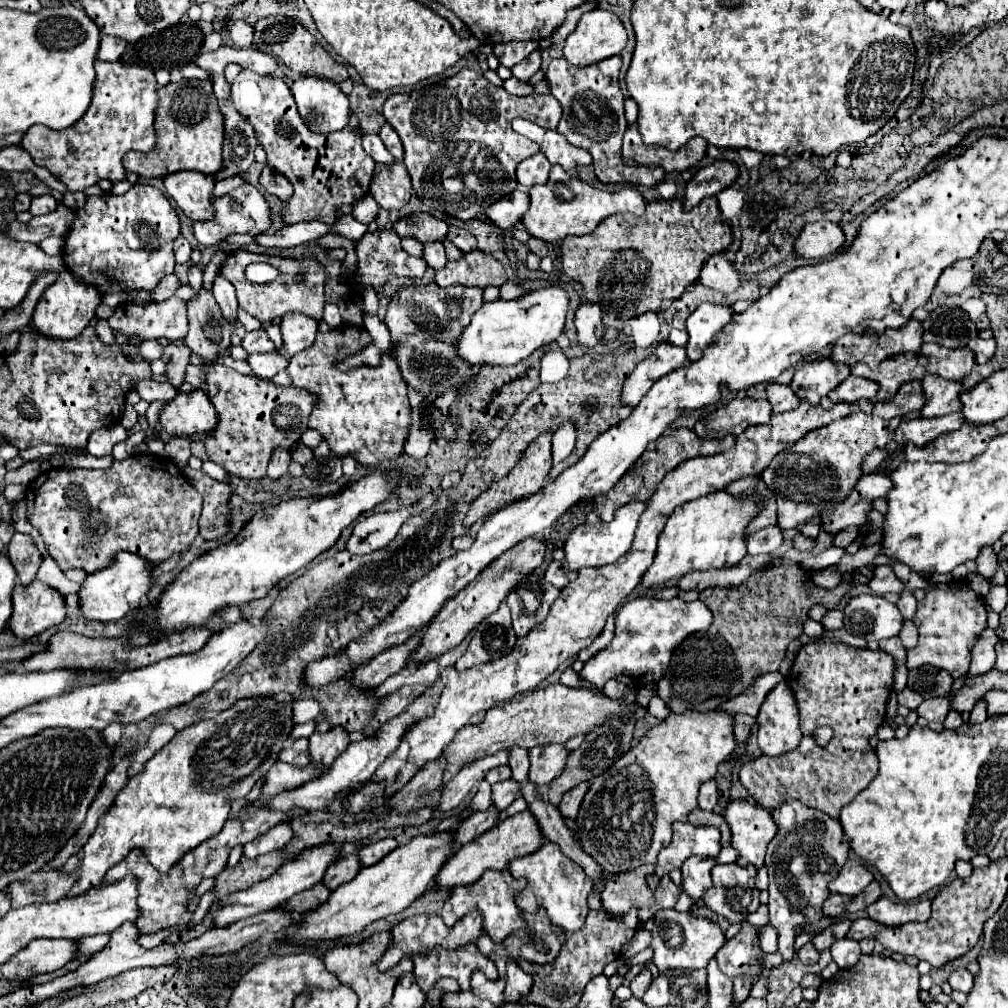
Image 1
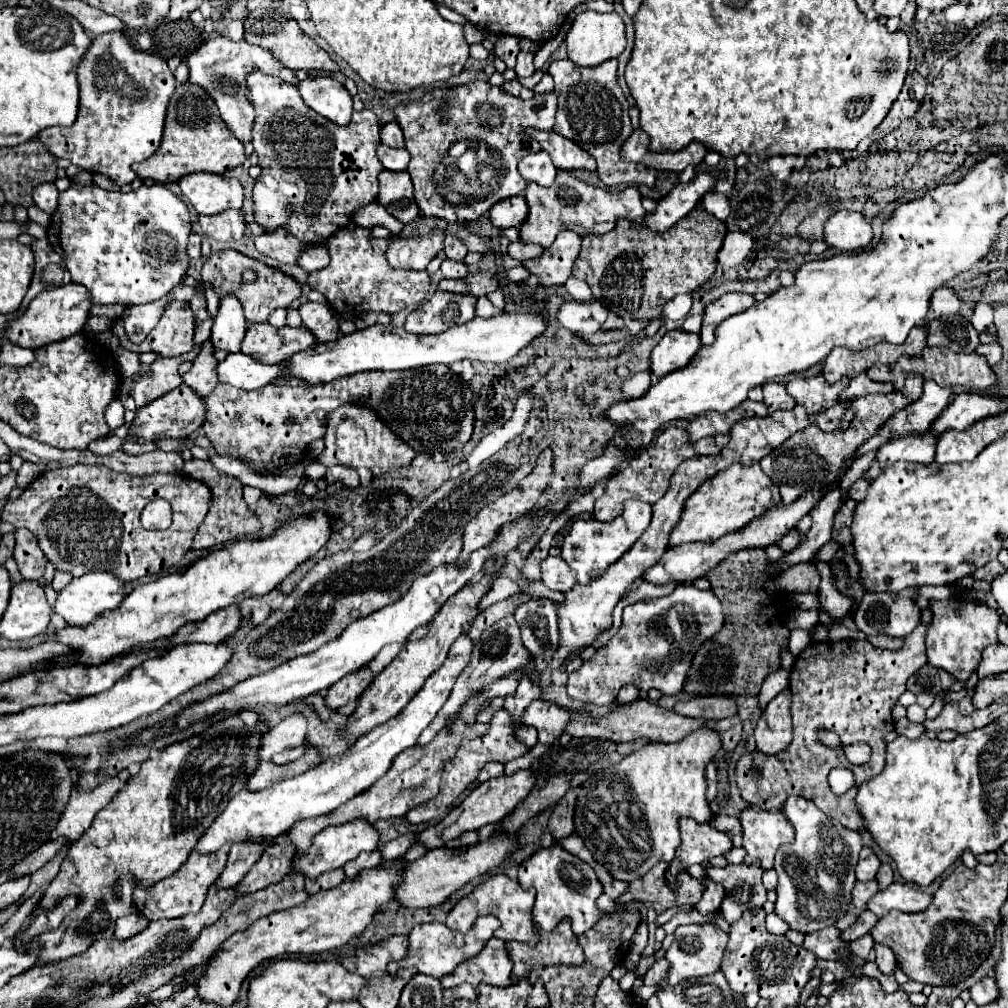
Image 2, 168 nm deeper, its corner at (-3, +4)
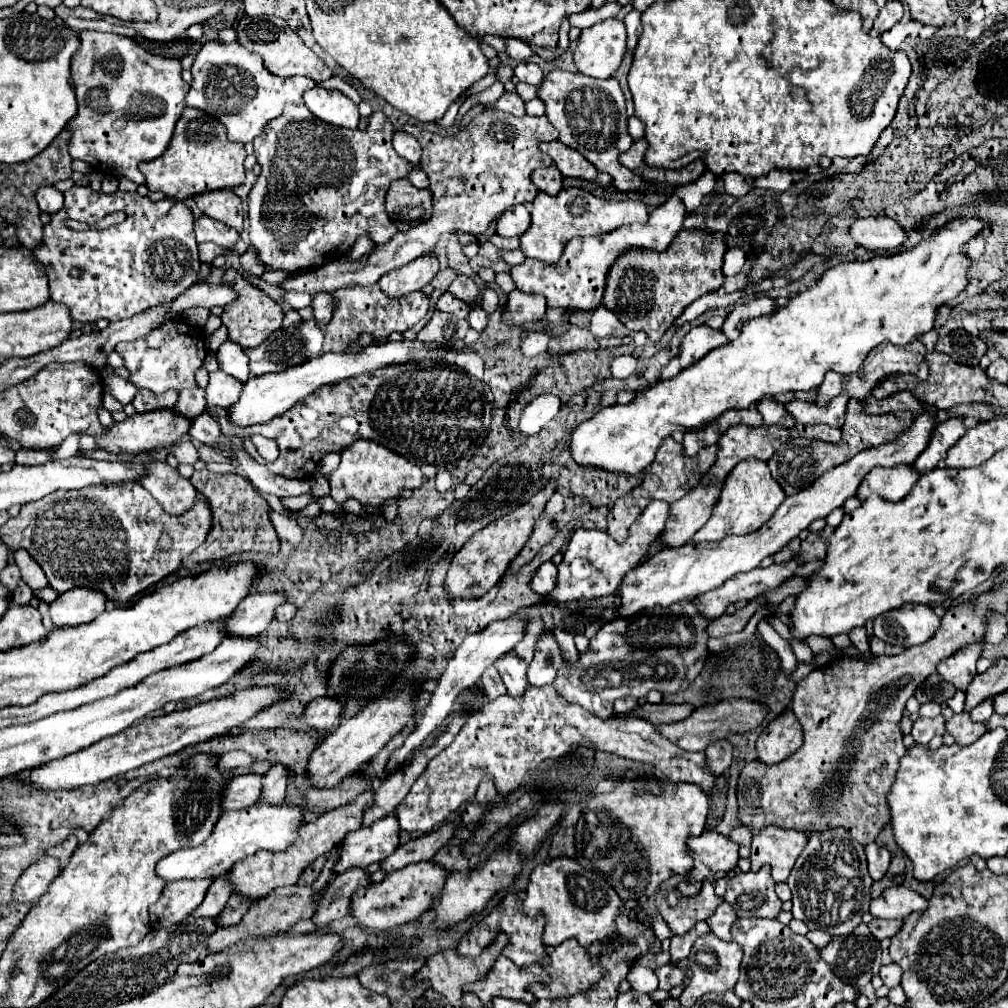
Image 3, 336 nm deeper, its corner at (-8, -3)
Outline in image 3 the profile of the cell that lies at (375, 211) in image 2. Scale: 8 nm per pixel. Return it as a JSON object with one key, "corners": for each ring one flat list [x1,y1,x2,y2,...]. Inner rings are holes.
{"corners":[[361,235,361,237,355,241,355,245,351,247,349,255,351,255,351,259,361,259,365,253,371,253,373,247,375,247,375,243,369,239,369,235]]}

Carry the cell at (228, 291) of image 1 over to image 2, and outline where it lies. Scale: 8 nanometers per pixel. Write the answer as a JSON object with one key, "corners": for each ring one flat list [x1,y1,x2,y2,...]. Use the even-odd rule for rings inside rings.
{"corners":[[226,296,220,302,220,312,214,318,210,342,216,350,240,352,244,334,246,334,246,320,242,314,242,306,238,306,238,300,234,296]]}

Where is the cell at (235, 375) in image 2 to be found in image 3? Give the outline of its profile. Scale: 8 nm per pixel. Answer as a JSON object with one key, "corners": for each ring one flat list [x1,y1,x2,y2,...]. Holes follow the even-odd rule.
{"corners":[[221,369,209,373,209,385,207,385,207,407,231,407,235,401,239,401,239,389,243,389,243,383,235,381,235,377,223,373]]}

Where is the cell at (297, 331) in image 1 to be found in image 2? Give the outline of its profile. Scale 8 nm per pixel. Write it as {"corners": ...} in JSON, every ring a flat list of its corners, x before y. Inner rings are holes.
{"corners":[[304,302,300,306,302,324,308,326,320,342,334,342,340,336,338,316,330,308,330,304,318,302]]}

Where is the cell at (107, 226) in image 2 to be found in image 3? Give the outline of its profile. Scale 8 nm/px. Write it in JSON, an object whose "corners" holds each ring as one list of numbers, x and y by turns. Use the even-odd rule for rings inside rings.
{"corners":[[71,187,69,191,65,191,65,205,61,211,57,211,53,217,51,217,51,223,45,227,45,235,43,235,43,245,39,249,33,251,33,255,37,257,37,261,47,269,47,275,49,275,49,289,51,289,51,301,55,303,63,303,71,309,71,317,75,321,81,321,81,323,95,323,99,319,109,319,109,321,119,321,119,319,127,319,135,313,141,313,153,305,159,305,159,303,167,303,167,301,173,301,175,297,179,297,179,293,183,293,183,289,187,289,189,285,193,285,197,281,197,275,199,275,199,255,197,255,197,241,195,241,195,219,193,219,193,213,191,209,183,203,183,201,171,201,169,197,161,199,161,201,151,201,149,197,141,197,139,193,125,193,125,191,115,191,111,195,107,193,101,193,101,191,93,191,91,187],[115,211,123,211,125,213,125,219,113,227,107,227,107,229,101,229,97,227,97,223,101,219,105,219,109,213,115,213],[73,219,73,221,79,221,79,223,85,223,87,229,83,231,77,231,77,229,71,229,67,227,67,221],[71,269,79,269,79,275,77,277,71,277]]}

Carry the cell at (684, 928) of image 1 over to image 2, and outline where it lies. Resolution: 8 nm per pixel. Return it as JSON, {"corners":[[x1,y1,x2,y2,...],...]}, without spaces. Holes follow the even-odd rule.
{"corners":[[688,924,688,926,678,926,674,932,674,944,666,952,668,962,672,964,668,972,668,984,676,986,682,980,698,978,698,976,708,976,720,970,720,962,724,956,728,944,728,934,714,924]]}

